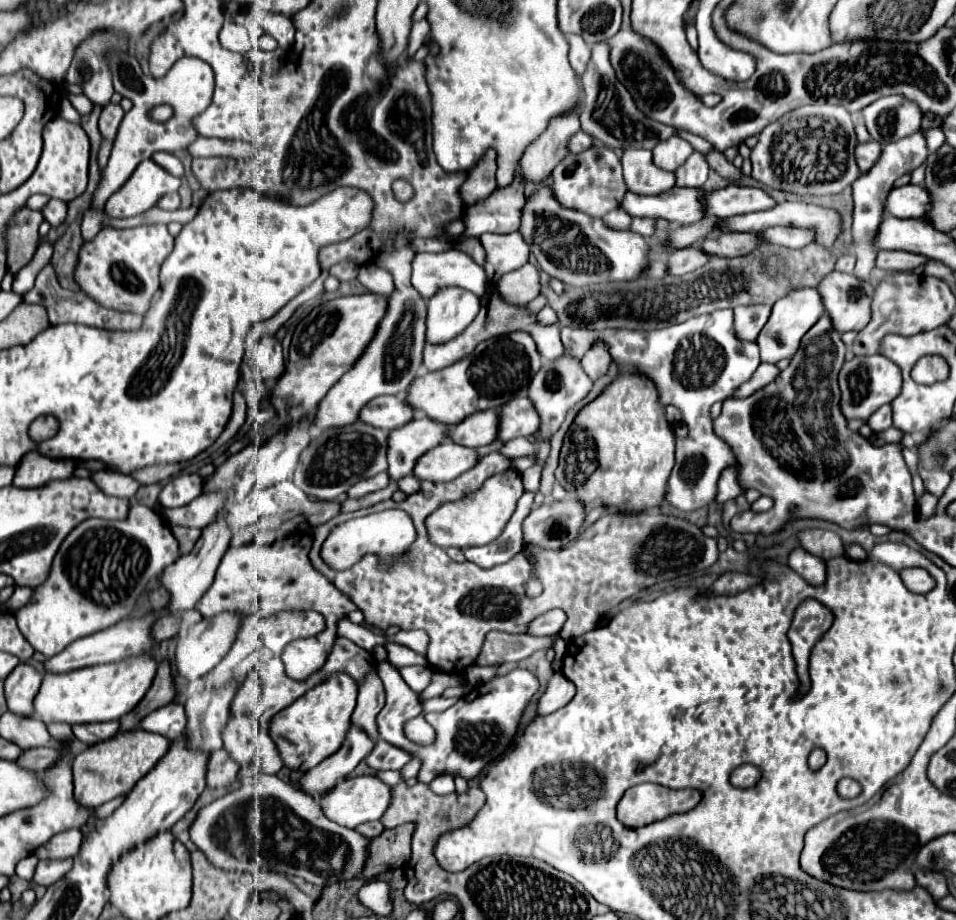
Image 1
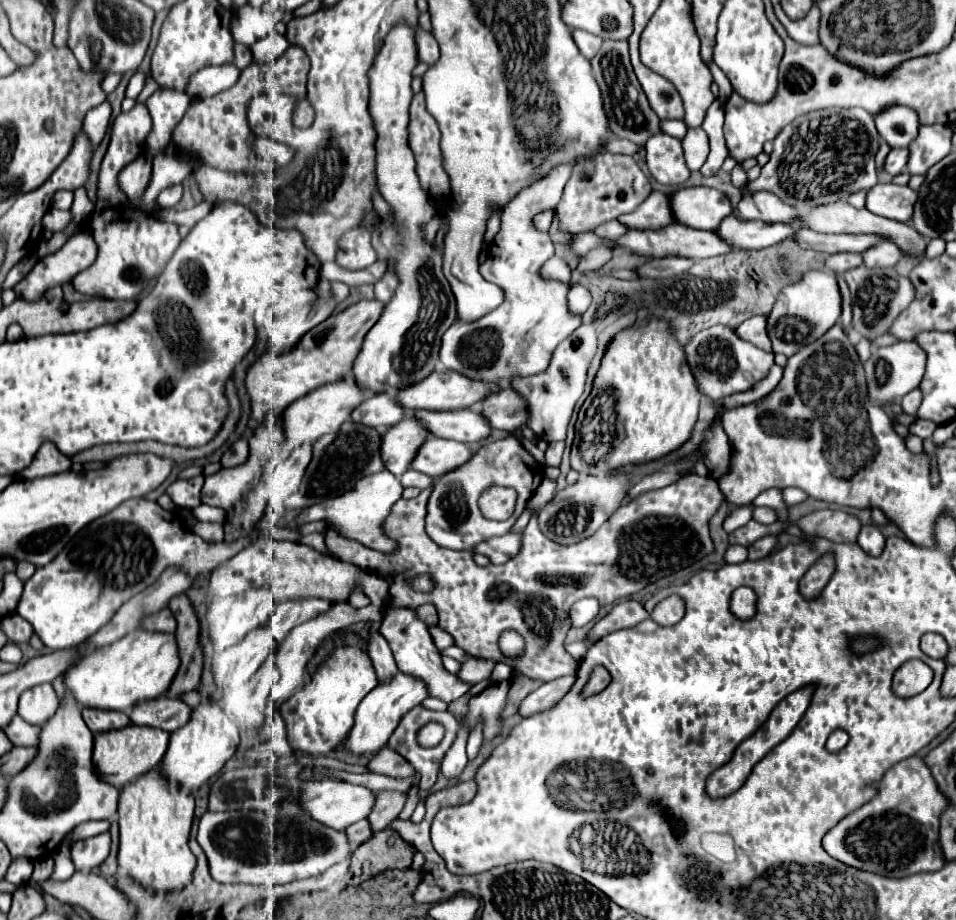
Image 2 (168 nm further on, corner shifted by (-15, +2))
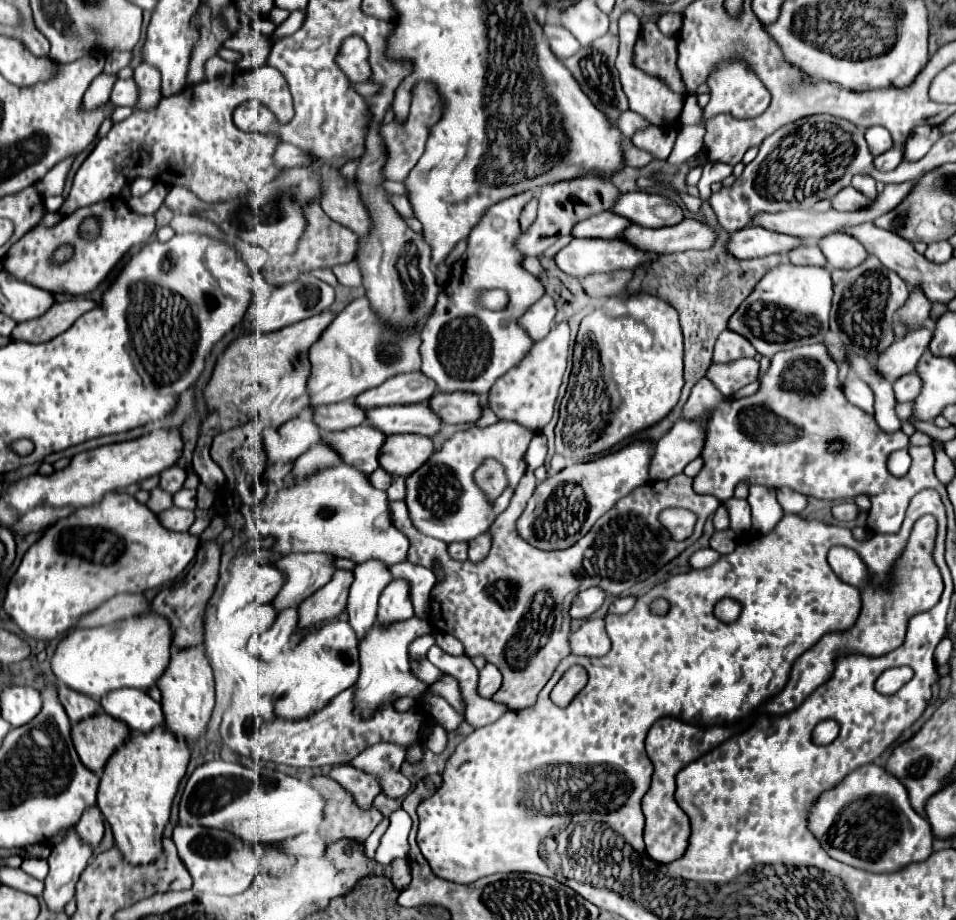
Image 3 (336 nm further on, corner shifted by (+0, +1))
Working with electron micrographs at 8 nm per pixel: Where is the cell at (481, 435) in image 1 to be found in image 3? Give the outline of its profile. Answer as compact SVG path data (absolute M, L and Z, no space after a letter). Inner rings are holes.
M427 403L417 405L389 405L365 411L365 421L385 435L393 433L419 433L435 435L441 429L441 419L429 409Z

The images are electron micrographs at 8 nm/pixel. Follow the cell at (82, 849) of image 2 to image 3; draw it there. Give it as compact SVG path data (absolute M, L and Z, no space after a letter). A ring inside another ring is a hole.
M97 805L85 809L85 813L81 815L81 821L75 825L75 829L83 841L89 841L93 847L99 845L99 841L103 837L103 813L97 809Z

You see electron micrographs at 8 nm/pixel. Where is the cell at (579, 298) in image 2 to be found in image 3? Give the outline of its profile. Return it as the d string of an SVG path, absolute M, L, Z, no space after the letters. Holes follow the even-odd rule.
M541 297L535 305L531 305L523 317L519 317L519 325L525 329L525 333L533 341L541 341L553 327L553 317L555 317L555 305L551 297Z

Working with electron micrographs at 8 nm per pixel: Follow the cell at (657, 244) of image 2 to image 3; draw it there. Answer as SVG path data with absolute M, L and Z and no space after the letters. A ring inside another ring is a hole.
M573 239L567 247L563 247L557 255L555 255L555 263L557 267L571 275L571 277L587 277L593 273L609 273L609 271L617 271L617 269L635 269L637 265L641 265L643 261L655 261L657 255L653 253L643 253L631 245L627 245L621 239Z

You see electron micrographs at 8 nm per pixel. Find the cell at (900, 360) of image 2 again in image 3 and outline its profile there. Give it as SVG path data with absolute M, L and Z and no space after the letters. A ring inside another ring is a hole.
M921 327L909 331L903 339L895 341L881 357L877 359L877 371L889 381L897 381L901 375L915 371L917 361L921 359L925 347L931 341L931 329Z

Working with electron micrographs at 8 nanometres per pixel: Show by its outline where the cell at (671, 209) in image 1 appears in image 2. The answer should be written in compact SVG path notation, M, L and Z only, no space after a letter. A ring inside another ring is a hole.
M652 192L634 212L624 214L618 220L628 228L640 228L640 230L674 224L672 214L668 212L668 194Z

